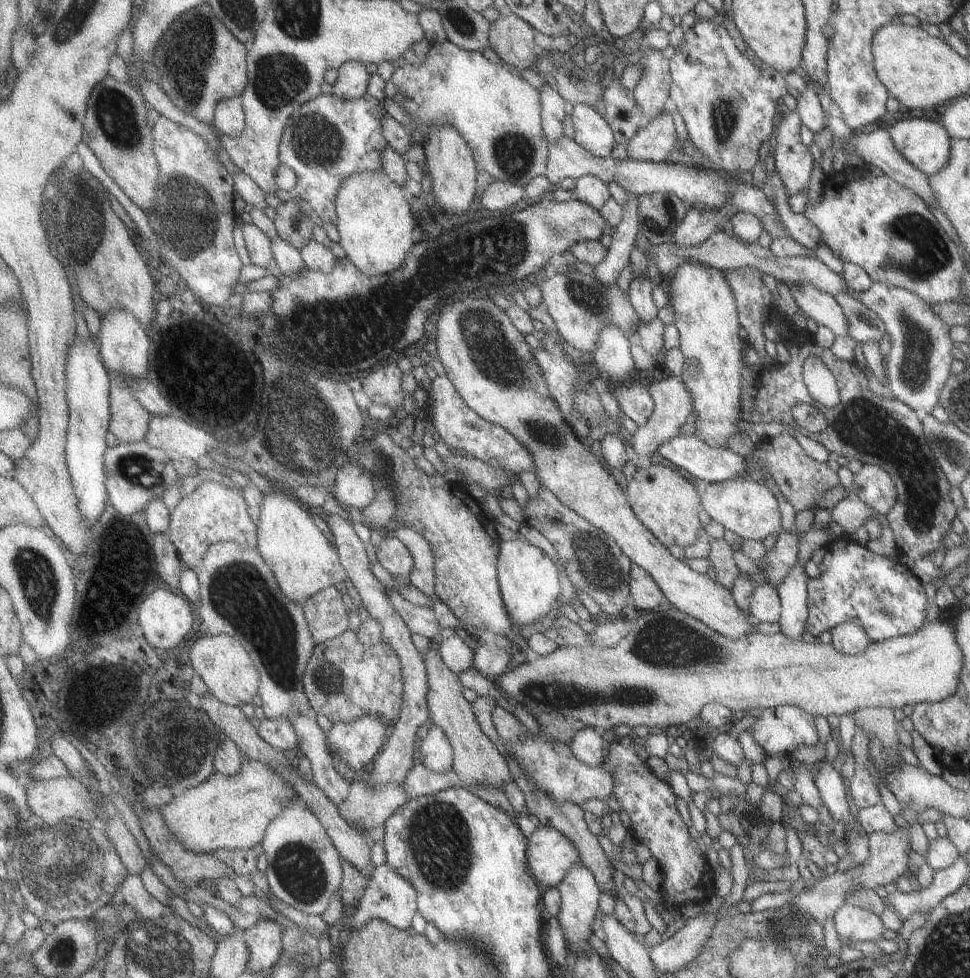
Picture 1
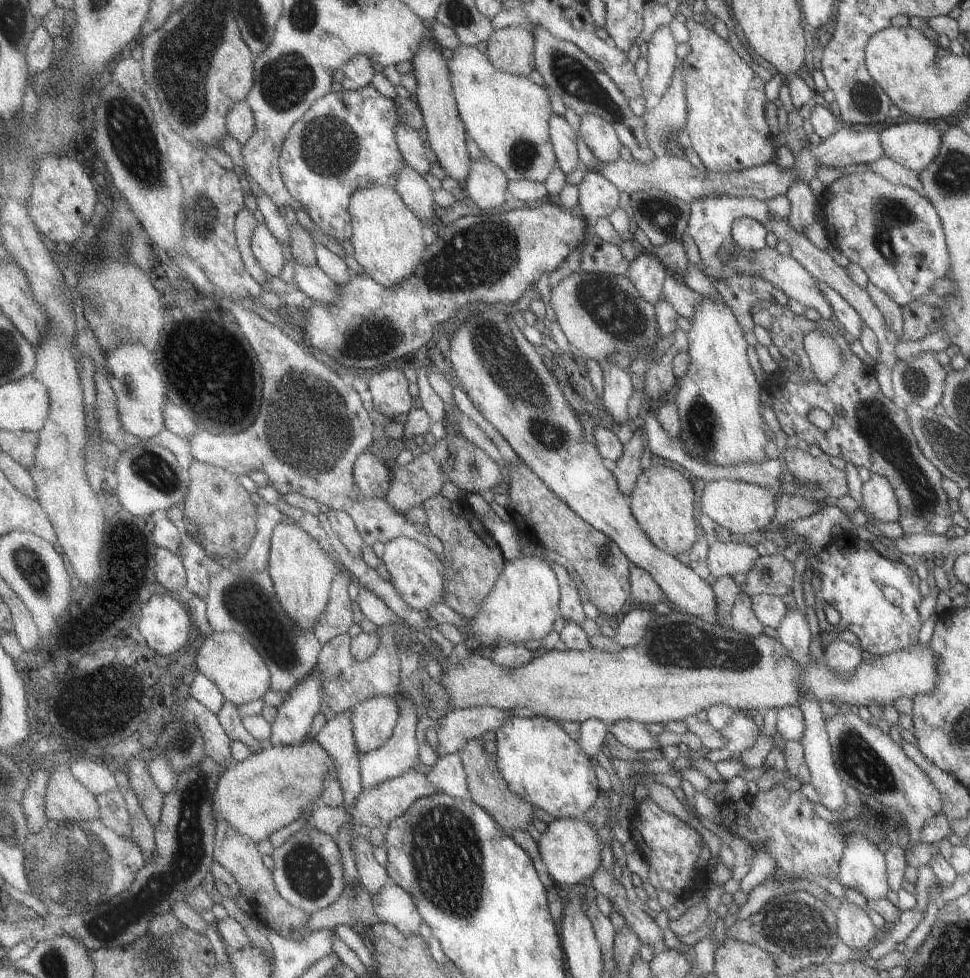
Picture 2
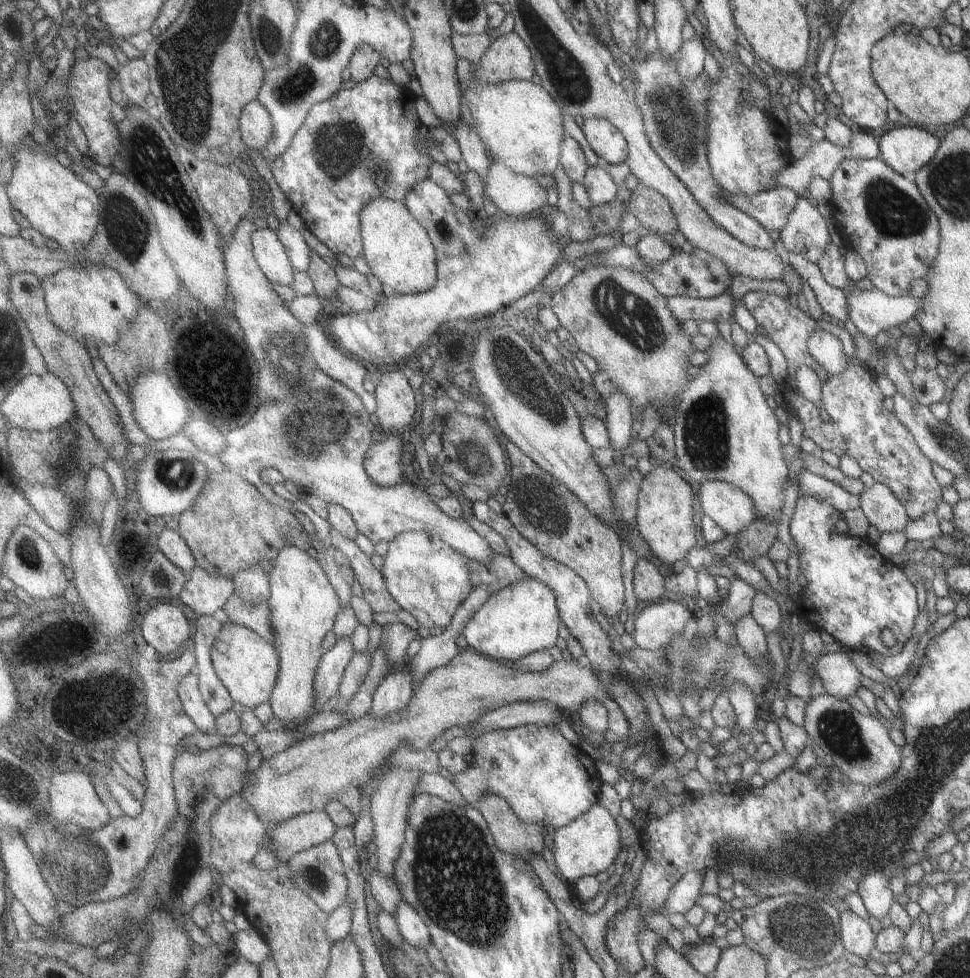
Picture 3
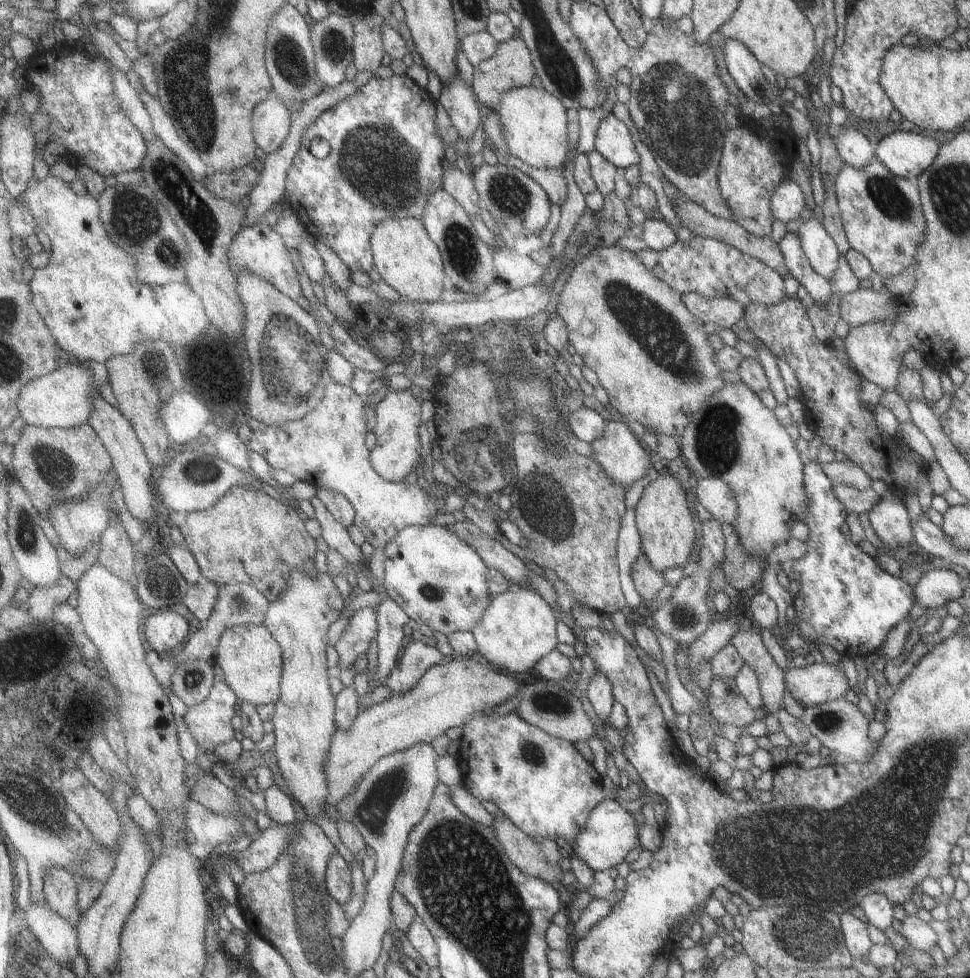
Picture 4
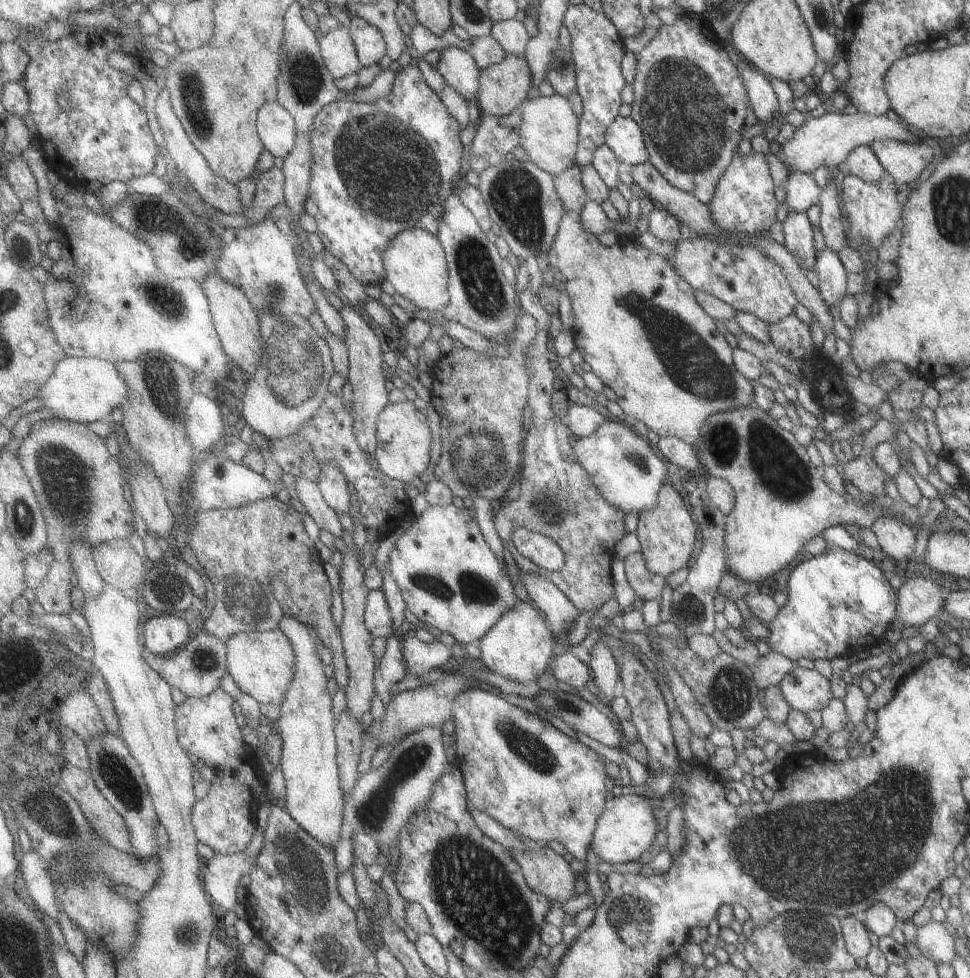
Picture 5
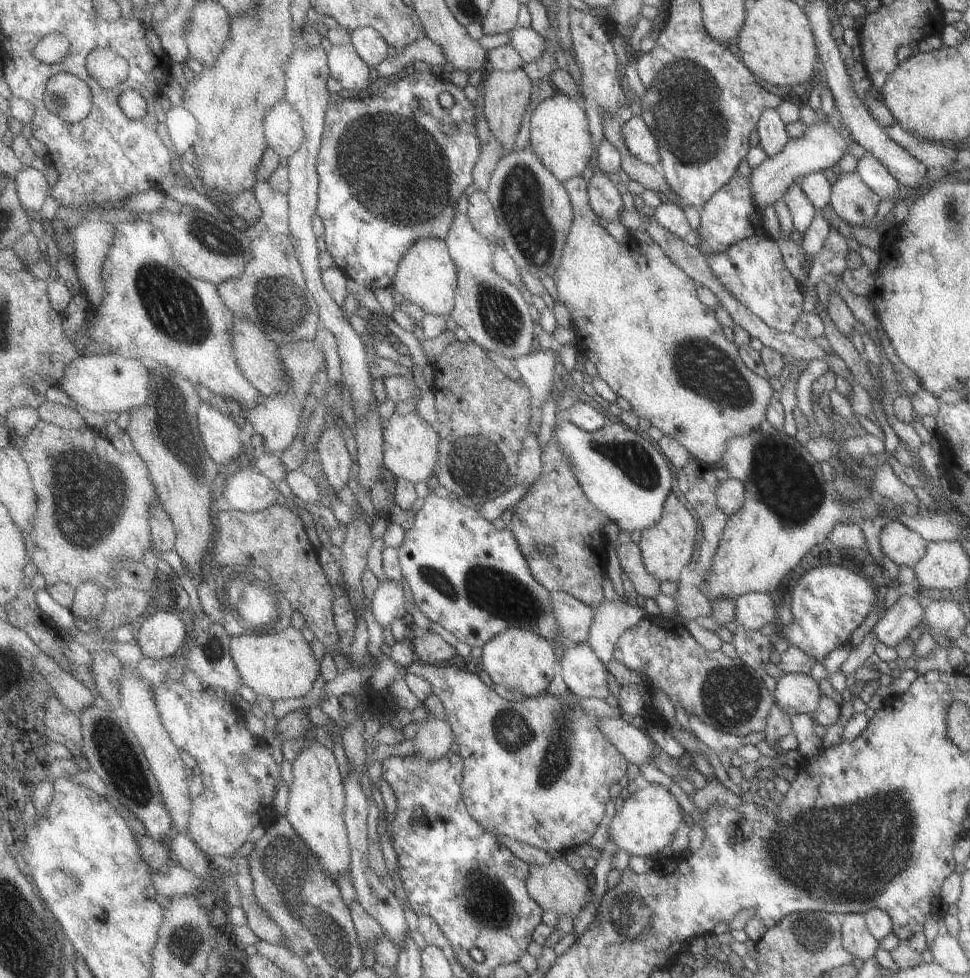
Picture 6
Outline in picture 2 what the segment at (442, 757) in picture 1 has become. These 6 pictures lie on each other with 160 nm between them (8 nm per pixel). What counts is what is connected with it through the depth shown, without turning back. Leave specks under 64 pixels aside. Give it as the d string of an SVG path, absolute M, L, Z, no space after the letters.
M489 706L451 709L439 722L435 758L457 753L469 740L481 738L512 716L509 712Z

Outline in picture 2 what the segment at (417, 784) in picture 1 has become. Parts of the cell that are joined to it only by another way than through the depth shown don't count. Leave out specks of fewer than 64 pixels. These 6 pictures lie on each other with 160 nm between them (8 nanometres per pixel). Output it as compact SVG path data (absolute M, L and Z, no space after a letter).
M459 751L440 758L432 758L425 772L429 786L434 786L437 793L449 794L451 797L470 797L468 774L461 763Z

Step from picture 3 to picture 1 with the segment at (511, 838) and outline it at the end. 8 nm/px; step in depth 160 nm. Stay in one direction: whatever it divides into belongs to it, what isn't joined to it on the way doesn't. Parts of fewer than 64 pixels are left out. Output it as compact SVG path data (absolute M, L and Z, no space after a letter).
M428 644L426 652L422 655L427 670L429 692L427 692L427 708L431 714L433 726L439 726L445 730L445 734L451 742L454 749L453 769L461 776L463 784L468 789L475 786L497 786L501 789L505 782L511 780L509 776L508 764L505 758L493 748L493 740L487 738L477 722L475 712L473 712L473 703L465 700L463 688L459 682L459 674L455 674L445 660L440 656L440 650L437 650L435 644Z

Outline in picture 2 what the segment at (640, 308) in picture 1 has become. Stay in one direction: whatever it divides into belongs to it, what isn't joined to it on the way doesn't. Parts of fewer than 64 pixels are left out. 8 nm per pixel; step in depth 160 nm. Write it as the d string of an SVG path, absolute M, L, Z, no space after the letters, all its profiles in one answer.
M642 250L633 258L626 278L635 288L637 296L647 304L654 306L660 299L660 289L669 272L657 257Z

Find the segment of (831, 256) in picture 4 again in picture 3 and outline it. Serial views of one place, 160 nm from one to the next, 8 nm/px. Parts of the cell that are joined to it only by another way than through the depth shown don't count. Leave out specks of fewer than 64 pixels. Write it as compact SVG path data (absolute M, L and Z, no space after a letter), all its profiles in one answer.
M799 195L785 225L779 230L779 239L789 254L800 255L815 263L829 240L826 217L819 214L810 198Z

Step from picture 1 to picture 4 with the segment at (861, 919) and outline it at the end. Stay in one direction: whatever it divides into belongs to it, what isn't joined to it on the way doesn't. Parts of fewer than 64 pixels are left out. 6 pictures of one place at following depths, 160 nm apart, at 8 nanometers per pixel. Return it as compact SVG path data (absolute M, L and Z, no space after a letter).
M849 912L840 916L841 935L851 957L862 957L872 948L868 924L863 924Z

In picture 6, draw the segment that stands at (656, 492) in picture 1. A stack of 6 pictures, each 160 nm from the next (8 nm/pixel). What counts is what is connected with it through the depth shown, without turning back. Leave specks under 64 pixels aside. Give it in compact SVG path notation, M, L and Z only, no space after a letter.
M669 493L663 501L662 511L659 520L639 534L638 547L641 553L642 563L645 570L659 582L671 580L678 582L679 572L687 566L693 554L695 546L695 516L687 511L681 501L673 493Z

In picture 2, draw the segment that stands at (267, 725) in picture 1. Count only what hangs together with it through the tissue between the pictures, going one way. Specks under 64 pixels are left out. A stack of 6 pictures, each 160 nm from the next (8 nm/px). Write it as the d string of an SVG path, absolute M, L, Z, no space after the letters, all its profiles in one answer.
M314 671L305 682L293 689L277 717L269 736L270 746L297 746L310 739L310 730L315 716L321 713L323 680L321 672Z

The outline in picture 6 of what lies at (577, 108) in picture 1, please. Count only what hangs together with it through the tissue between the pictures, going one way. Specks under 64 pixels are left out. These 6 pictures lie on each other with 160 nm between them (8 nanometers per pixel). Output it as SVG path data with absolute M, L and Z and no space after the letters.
M632 116L627 122L622 123L621 130L626 149L637 160L648 165L659 164L656 138L649 132L649 127L641 117Z

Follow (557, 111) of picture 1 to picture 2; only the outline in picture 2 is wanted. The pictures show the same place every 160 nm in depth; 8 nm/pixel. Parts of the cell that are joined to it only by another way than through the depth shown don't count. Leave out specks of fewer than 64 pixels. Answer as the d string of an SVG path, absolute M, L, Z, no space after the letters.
M556 114L548 121L548 134L555 151L556 167L562 176L580 167L575 146L576 131L567 124L565 118Z

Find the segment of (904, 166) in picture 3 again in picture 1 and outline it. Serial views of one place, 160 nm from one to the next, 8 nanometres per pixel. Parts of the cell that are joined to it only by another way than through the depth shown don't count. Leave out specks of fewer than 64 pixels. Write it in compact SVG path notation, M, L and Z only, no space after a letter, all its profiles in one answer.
M925 118L887 121L887 133L897 152L919 172L931 176L949 160L949 134Z

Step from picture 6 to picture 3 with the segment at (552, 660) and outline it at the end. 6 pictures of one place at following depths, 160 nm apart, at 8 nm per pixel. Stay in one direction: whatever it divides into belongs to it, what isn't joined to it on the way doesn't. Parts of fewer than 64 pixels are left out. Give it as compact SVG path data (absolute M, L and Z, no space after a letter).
M526 575L491 594L491 598L477 610L465 626L465 630L461 632L461 641L466 647L483 655L509 663L527 654L541 651L547 646L553 646L558 637L557 630L560 624L556 596L551 588Z

